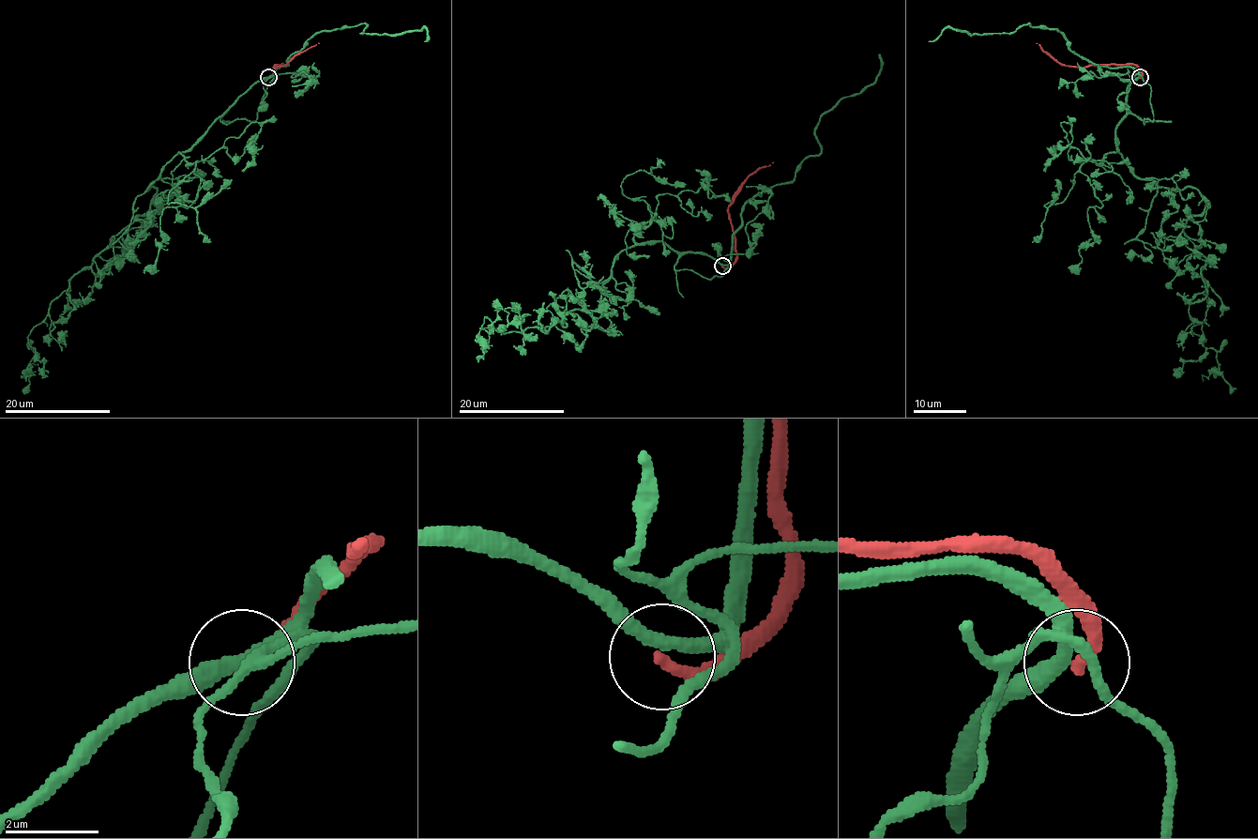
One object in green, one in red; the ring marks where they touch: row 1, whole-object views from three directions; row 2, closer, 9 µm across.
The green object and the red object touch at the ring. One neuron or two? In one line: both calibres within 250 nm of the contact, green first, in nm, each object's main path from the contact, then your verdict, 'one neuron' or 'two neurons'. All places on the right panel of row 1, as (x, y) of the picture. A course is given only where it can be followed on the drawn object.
300/280 nm | green via (1139, 77), (1115, 147), (1141, 177), (1204, 199), (1183, 228), (1205, 258), (1205, 321), (1192, 331), (1232, 393) | red via (1141, 77), (1142, 72), (1134, 64), (1093, 64), (1083, 68), (1061, 66), (1037, 43) | two neurons

